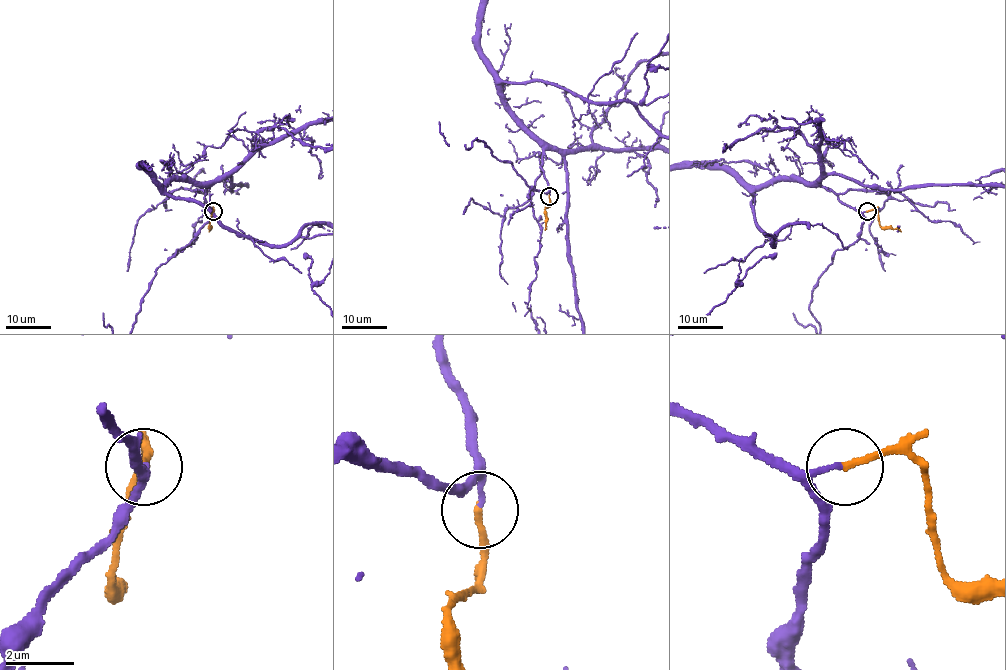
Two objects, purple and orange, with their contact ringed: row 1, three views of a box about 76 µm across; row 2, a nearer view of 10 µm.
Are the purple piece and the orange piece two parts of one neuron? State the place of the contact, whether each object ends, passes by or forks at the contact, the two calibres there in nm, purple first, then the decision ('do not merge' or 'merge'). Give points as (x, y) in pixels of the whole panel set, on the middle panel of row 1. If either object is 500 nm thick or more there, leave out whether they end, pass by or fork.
at (549, 196); purple passes by; orange ends there; 120 nm thick on the purple side, 200 nm on the other; merge

